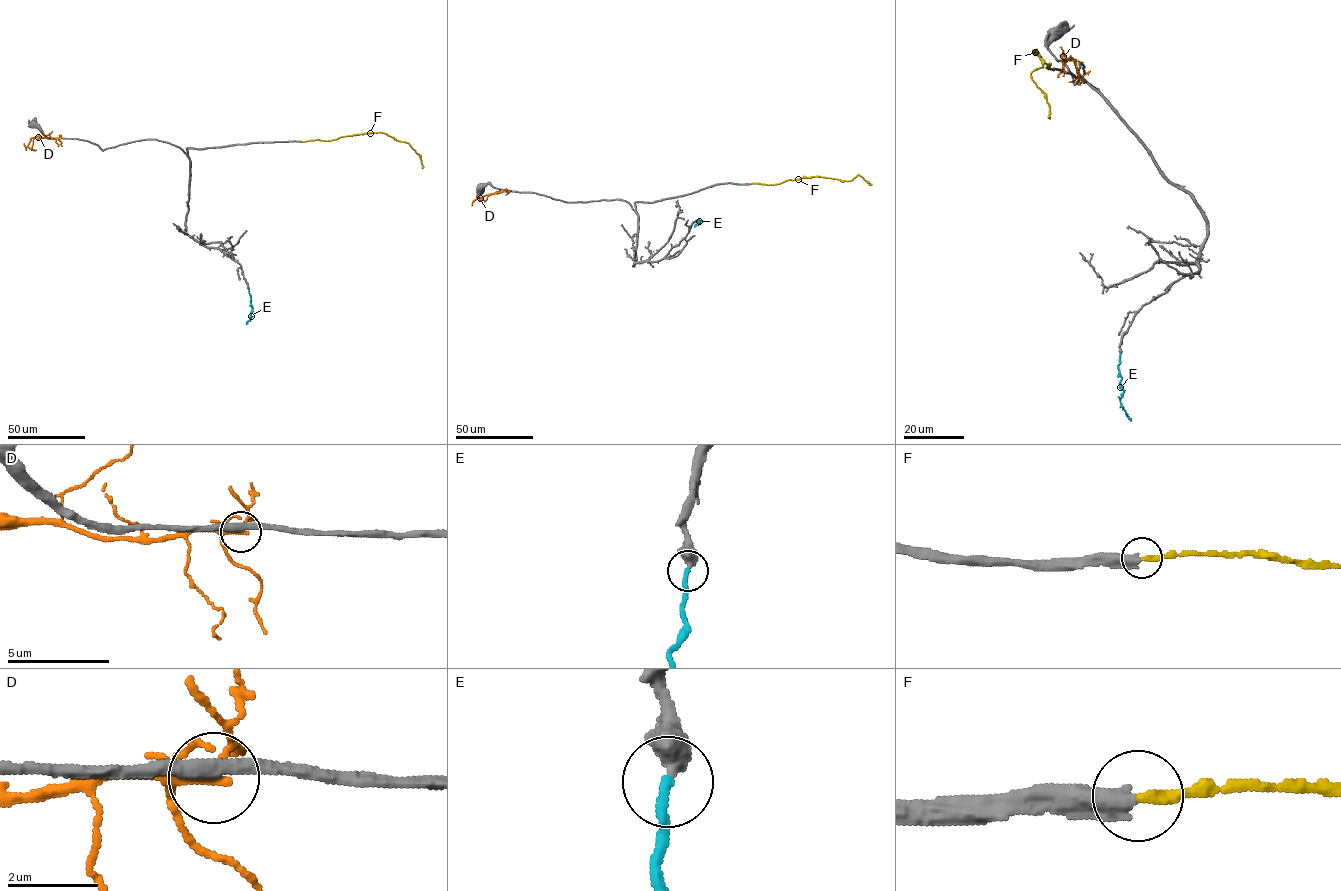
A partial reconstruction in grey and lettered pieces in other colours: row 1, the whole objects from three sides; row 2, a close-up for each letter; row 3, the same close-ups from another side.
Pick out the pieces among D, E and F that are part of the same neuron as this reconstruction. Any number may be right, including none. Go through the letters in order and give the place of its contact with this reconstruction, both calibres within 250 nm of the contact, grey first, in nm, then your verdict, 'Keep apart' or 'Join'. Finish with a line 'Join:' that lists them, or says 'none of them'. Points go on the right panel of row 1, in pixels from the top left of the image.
D: Touches grey at (1061, 61). Thickness 280 nm (grey) against 150 nm. Keep apart
E: Touches grey at (1120, 353). Thickness 480 nm (grey) against 200 nm. Join
F: Touches grey at (1048, 68). Thickness 440 nm (grey) against 220 nm. Keep apart
Join: E

